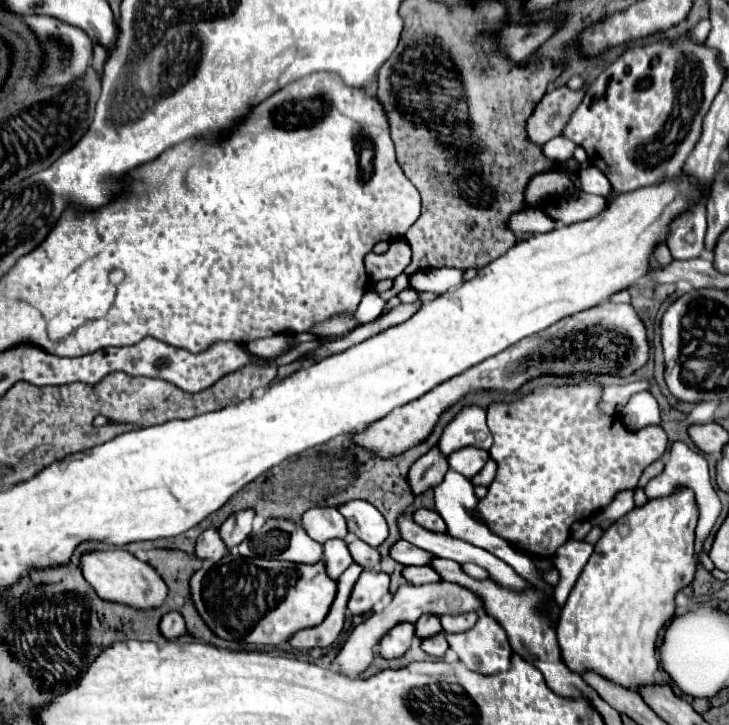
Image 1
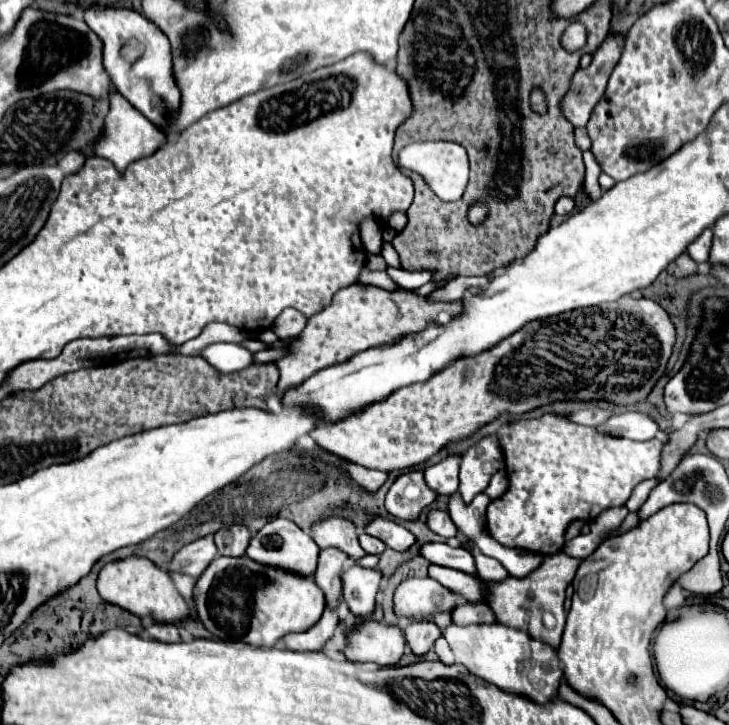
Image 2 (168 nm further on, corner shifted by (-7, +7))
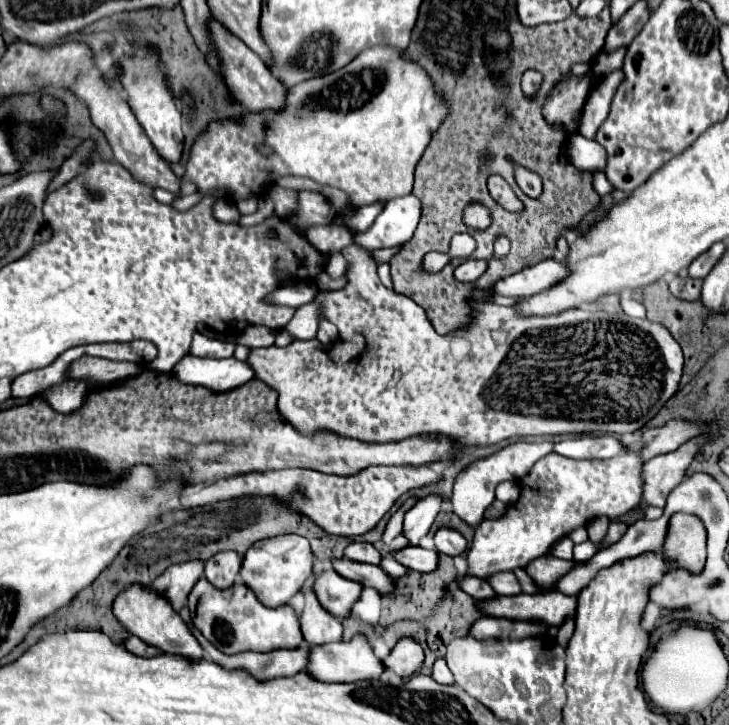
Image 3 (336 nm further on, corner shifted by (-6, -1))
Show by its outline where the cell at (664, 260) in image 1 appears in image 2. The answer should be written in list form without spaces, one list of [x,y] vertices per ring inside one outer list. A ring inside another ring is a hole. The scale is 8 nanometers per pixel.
[[[682,253],[672,265],[670,265],[670,271],[668,271],[672,277],[686,277],[686,275],[694,275],[698,273],[698,265],[686,255]]]

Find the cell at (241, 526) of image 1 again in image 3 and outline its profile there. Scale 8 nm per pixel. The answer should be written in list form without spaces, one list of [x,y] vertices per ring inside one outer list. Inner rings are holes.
[[[235,551],[217,553],[209,561],[205,561],[205,579],[217,589],[227,589],[239,579],[241,561],[241,555],[237,555]]]

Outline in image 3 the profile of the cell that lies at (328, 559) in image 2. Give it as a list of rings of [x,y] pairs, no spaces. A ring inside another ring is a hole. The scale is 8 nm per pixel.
[[[313,591],[305,595],[305,609],[299,619],[301,629],[303,629],[303,639],[311,645],[321,645],[329,641],[341,641],[343,627],[337,617],[327,613]]]

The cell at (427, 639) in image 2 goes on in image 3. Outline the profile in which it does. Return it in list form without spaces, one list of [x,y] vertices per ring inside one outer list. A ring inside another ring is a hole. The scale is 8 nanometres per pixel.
[[[401,639],[381,663],[399,677],[411,677],[423,663],[423,649],[413,639]]]

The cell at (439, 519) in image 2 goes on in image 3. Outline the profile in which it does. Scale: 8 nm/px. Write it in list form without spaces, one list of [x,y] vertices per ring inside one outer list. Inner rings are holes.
[[[439,529],[435,533],[435,547],[439,553],[457,557],[467,549],[467,539],[453,529]]]

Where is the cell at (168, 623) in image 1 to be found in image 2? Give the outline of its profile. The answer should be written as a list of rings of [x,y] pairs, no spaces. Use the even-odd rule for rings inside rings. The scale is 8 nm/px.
[[[146,617],[146,619],[142,619],[142,623],[144,623],[144,627],[146,627],[146,631],[148,631],[148,635],[152,637],[152,639],[160,639],[162,643],[180,643],[182,639],[180,639],[180,631],[178,631],[178,627],[174,625],[174,623],[156,623],[156,621],[152,621],[150,617]]]

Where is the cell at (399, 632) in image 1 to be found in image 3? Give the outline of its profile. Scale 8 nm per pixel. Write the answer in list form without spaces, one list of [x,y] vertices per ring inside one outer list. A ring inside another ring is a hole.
[[[355,635],[353,641],[349,641],[349,643],[339,641],[339,643],[311,645],[311,659],[307,659],[305,671],[307,671],[307,675],[315,675],[315,679],[319,679],[319,681],[351,683],[351,681],[361,681],[361,679],[377,679],[383,673],[383,665],[373,655],[373,649],[367,643],[365,635]]]

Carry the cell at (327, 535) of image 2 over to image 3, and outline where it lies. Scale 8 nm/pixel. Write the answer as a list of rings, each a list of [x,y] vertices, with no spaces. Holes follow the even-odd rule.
[[[335,559],[333,569],[349,579],[357,581],[363,587],[371,587],[379,591],[381,595],[395,595],[395,579],[391,579],[379,565],[369,565],[369,563],[355,563],[349,559]]]

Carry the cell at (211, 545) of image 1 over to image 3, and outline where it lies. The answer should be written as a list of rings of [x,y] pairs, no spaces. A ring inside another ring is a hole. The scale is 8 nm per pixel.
[[[203,561],[171,565],[163,575],[159,575],[159,579],[151,583],[149,589],[163,595],[171,603],[171,607],[179,611],[187,601],[187,595],[193,589],[193,585],[199,581],[201,573],[203,573]]]

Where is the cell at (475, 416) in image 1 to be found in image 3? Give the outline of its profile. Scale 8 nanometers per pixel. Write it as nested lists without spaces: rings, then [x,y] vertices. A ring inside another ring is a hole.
[[[431,495],[431,497],[415,503],[415,507],[411,507],[405,513],[403,535],[407,537],[409,545],[419,545],[419,539],[429,533],[437,513],[441,511],[441,505],[443,505],[443,499]]]

